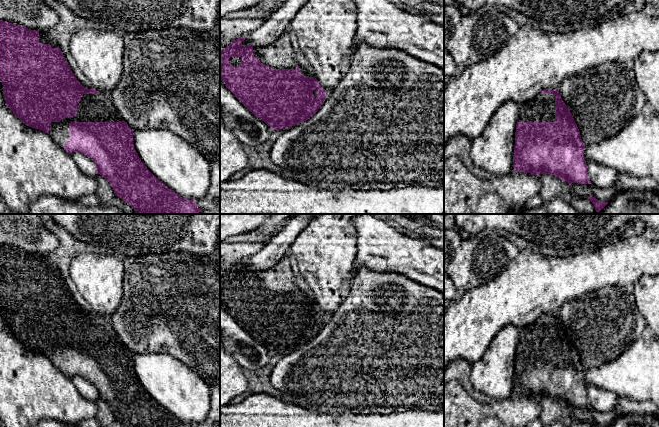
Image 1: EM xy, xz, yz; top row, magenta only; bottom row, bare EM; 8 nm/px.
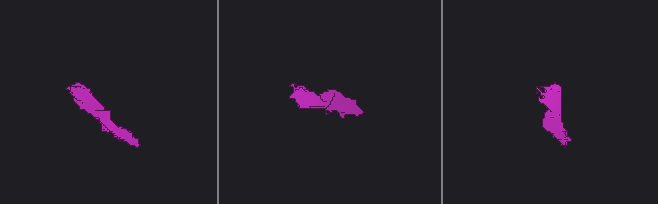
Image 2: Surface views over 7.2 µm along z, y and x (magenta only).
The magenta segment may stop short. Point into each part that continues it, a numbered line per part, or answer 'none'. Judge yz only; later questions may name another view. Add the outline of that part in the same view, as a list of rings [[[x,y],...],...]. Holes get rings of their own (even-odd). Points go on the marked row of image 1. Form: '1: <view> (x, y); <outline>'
1: yz (542, 108); [[[539,94],[530,101],[518,103],[517,122],[554,122],[555,95]]]

